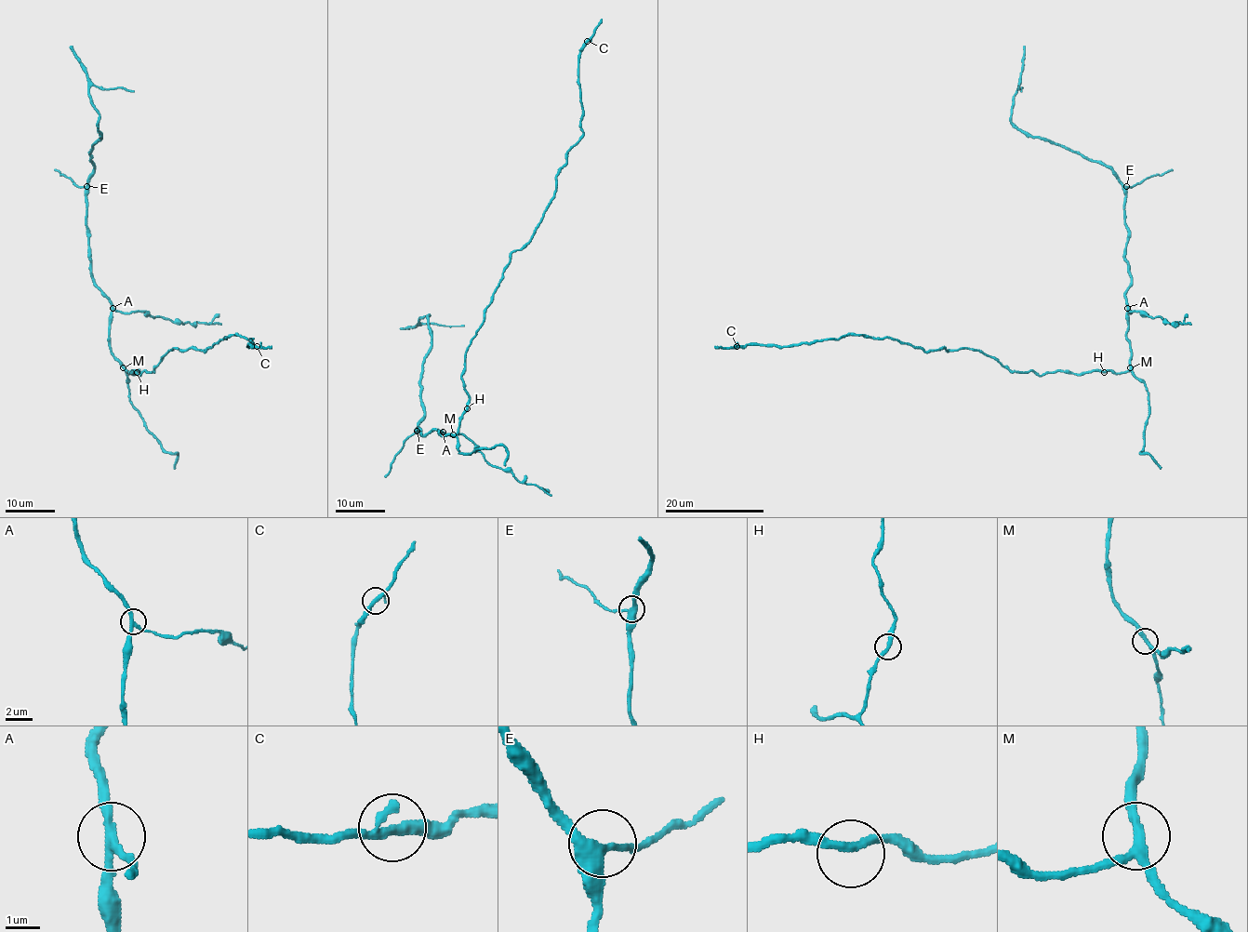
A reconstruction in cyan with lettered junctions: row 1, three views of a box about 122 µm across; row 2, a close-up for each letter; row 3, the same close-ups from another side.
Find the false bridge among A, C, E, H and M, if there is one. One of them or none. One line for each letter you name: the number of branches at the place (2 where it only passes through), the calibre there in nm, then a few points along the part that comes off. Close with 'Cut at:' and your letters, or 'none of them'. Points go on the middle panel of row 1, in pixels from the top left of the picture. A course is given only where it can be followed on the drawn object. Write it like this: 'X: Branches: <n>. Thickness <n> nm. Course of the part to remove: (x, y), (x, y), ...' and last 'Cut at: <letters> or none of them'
A: Branches: 3. Thickness 240 nm. Course of the part to remove: (443, 432), (465, 434), (490, 464), (506, 470), (520, 482), (536, 485), (550, 496)
Cut at: A

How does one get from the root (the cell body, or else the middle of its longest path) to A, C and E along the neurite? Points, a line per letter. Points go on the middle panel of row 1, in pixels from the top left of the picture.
A: (468, 408), (463, 414), (456, 434), (441, 434), (439, 431), (443, 432)
C: (468, 408), (465, 351), (510, 255), (530, 240), (553, 196), (565, 153), (583, 133), (578, 55), (587, 41)
E: (468, 408), (456, 434), (441, 434), (438, 430), (427, 434), (417, 431)

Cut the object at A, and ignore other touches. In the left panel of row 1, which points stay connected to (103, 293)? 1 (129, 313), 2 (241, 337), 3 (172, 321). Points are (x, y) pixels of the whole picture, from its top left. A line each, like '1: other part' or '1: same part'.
1: other part
2: same part
3: other part

